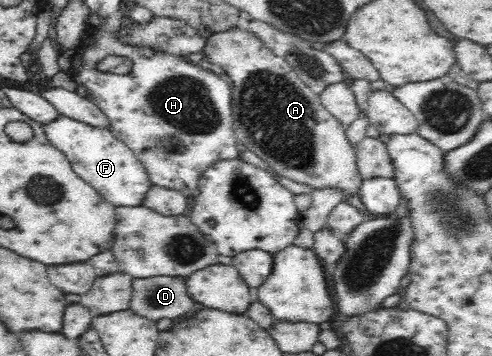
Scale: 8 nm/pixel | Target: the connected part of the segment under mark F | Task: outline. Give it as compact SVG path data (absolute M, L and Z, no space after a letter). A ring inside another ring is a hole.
M62 114L60 118L46 123L44 130L52 145L66 154L74 172L84 182L88 182L104 202L112 204L114 208L144 205L144 198L152 188L152 182L148 180L148 174L134 156L134 152L124 142L114 138L111 130L95 127Z

